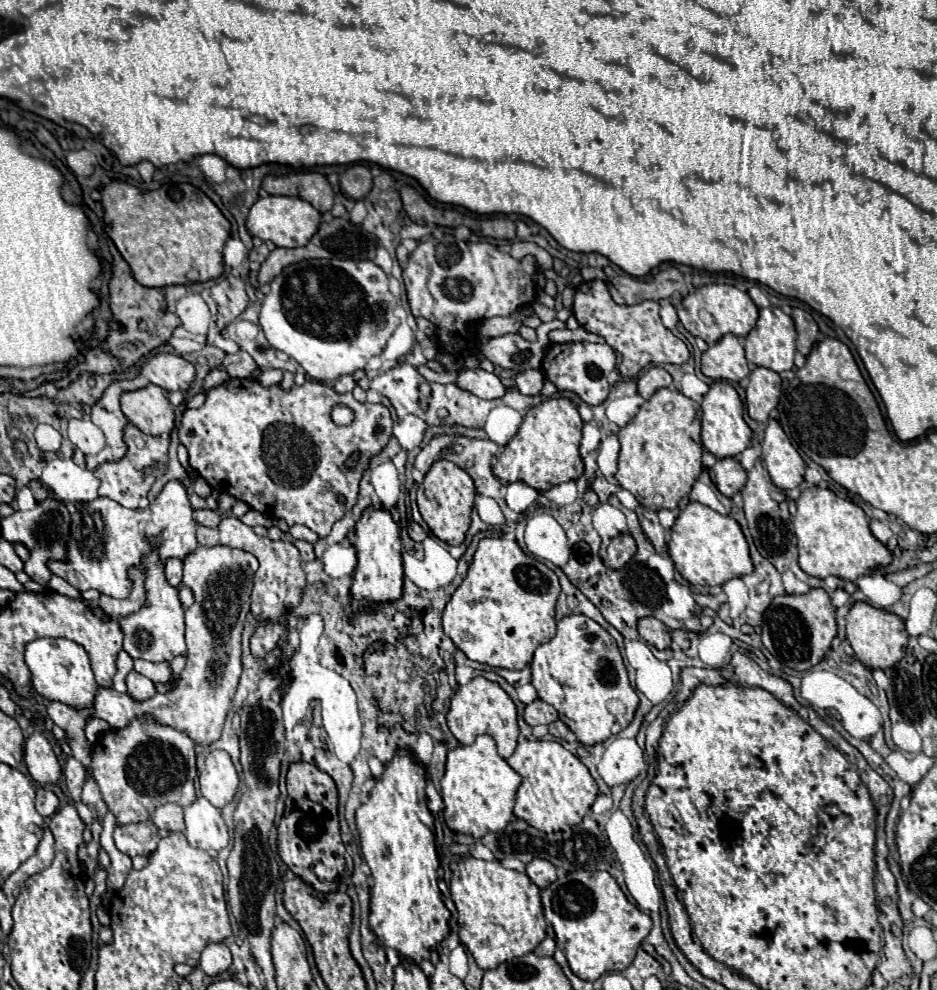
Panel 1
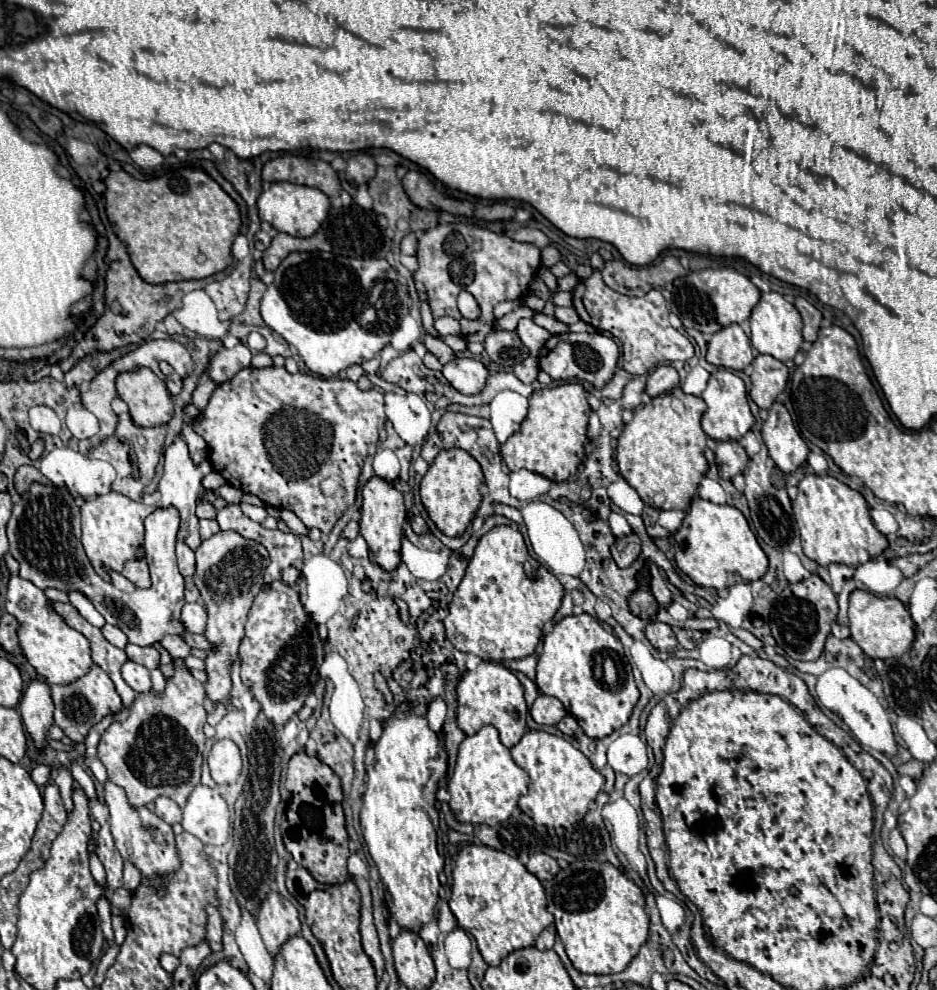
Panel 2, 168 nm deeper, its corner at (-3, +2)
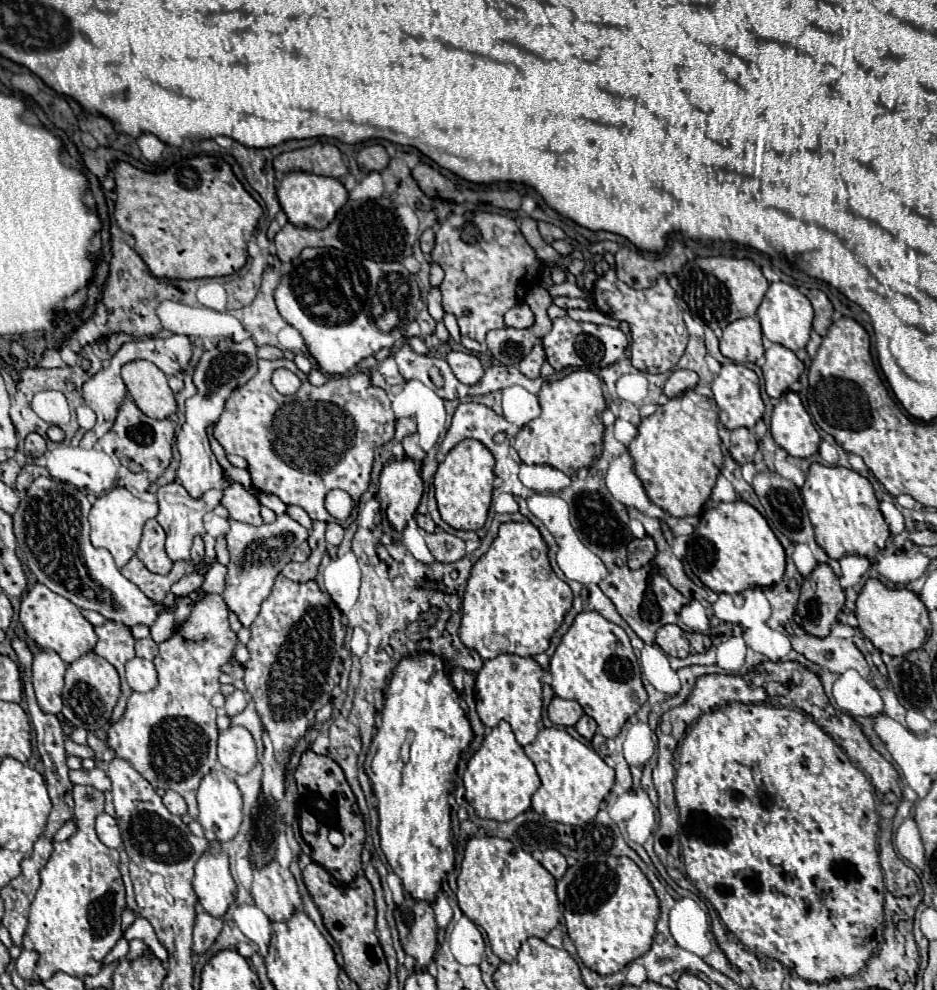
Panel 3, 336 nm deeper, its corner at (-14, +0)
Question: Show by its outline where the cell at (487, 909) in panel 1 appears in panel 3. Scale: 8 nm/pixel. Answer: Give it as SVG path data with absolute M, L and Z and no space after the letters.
M472 837L464 851L464 861L460 865L458 873L458 905L462 913L482 927L488 935L492 951L504 961L512 963L516 959L516 953L520 945L528 937L540 937L544 939L558 923L560 923L560 911L558 911L558 899L556 899L556 879L524 849L518 849L510 845L510 841L500 837Z

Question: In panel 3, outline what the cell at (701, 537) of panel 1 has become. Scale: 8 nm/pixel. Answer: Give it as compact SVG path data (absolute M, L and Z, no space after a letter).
M708 501L700 515L700 525L688 543L686 559L694 575L716 593L742 593L748 587L768 587L784 577L784 547L770 529L768 521L746 501L716 503Z

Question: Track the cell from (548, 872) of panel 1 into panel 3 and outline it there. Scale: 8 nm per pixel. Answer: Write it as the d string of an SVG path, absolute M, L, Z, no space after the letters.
M548 849L548 851L544 851L542 865L544 865L556 879L560 879L560 877L566 873L566 869L568 869L568 865L566 865L566 857L564 857L562 853L558 853L556 849Z

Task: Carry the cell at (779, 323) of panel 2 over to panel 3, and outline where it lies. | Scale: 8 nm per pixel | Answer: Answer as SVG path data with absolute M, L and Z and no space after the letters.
M784 281L770 283L770 287L758 307L758 319L762 323L764 337L768 337L770 341L780 343L792 351L806 347L806 343L810 339L810 331L812 331L812 317L814 317L814 309L812 309L812 303L808 301L808 297L804 297L794 285L788 285Z

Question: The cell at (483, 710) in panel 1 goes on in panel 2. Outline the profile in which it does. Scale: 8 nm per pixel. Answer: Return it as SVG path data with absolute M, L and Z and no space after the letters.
M481 661L477 669L465 671L457 685L457 725L465 735L475 735L483 725L493 725L505 747L513 747L525 735L527 705L519 679L503 665Z

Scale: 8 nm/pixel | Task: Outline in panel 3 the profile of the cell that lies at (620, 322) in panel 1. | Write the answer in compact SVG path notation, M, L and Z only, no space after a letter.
M608 269L594 285L592 289L596 307L618 319L628 321L630 333L632 333L632 345L630 345L630 361L638 371L646 373L666 373L670 371L682 357L686 343L688 343L688 331L682 319L682 313L674 301L674 289L668 285L668 279L662 275L650 289L630 289L624 281L616 277L616 271Z

